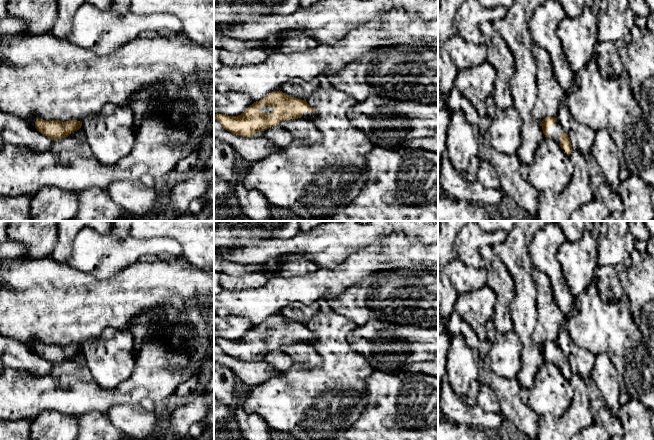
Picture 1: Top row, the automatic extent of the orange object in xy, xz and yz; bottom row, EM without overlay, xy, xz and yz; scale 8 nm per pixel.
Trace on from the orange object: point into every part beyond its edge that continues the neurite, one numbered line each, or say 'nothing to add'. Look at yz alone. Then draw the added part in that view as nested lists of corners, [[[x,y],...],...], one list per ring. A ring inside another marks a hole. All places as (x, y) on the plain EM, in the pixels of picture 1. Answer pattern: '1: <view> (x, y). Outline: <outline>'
nothing to add

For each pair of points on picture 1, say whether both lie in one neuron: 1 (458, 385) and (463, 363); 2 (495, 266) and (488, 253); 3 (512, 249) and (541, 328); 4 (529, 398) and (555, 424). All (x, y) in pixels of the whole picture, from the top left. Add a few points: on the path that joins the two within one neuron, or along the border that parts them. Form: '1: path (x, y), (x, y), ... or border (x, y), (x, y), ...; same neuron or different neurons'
1: path (459, 380), (462, 368); same neuron
2: path (493, 263), (489, 256); same neuron
3: border (536, 292), (536, 323), (530, 339); different neurons
4: border (567, 407), (560, 416), (540, 416); different neurons

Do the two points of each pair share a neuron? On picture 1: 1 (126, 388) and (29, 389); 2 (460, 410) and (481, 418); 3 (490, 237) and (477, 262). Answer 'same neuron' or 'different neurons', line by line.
1: same neuron
2: same neuron
3: same neuron

